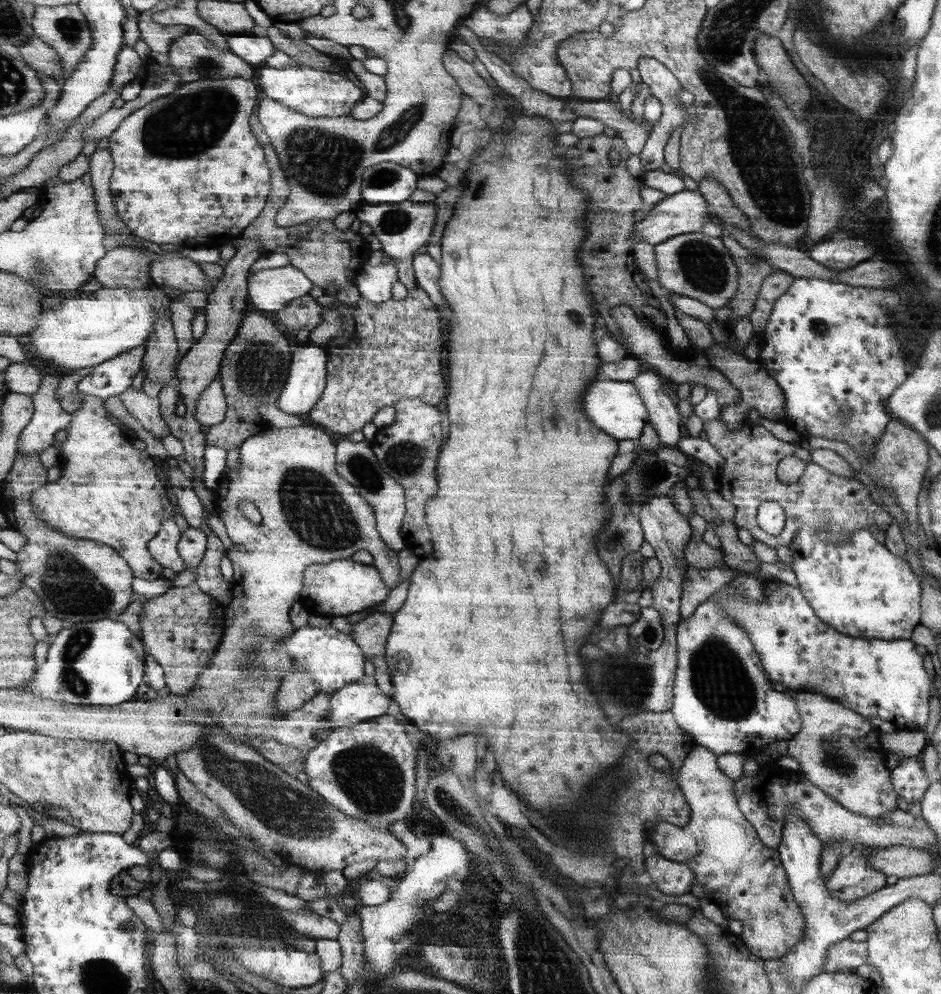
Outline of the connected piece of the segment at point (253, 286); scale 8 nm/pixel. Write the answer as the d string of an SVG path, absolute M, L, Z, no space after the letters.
M285 266L285 268L269 268L269 270L261 270L257 274L251 274L251 282L249 282L249 292L251 292L251 302L255 304L255 308L261 312L277 312L277 310L285 310L293 300L303 298L311 292L311 288L315 286L315 282L299 268L295 266Z

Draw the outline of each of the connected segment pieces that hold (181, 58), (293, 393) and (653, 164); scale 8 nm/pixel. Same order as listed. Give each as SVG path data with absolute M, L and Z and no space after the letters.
M187 34L183 38L177 38L171 48L171 74L177 74L185 84L197 82L197 80L225 80L225 78L245 78L245 80L257 80L253 64L249 64L245 58L235 54L233 50L223 50L215 46L205 34Z
M309 340L299 344L293 354L289 382L277 406L293 416L311 414L327 390L329 358L331 356L327 356L327 350L317 342Z
M643 58L643 60L639 62L639 74L641 74L643 82L653 90L653 96L655 96L655 98L661 102L661 106L663 106L663 118L661 118L657 124L653 124L651 138L649 138L649 142L647 142L645 150L643 150L643 154L639 156L639 158L641 158L641 164L645 166L645 172L651 172L651 170L659 170L659 164L661 164L663 152L665 152L665 144L669 142L671 134L673 134L677 128L685 128L689 122L695 122L695 118L687 112L687 108L685 108L685 106L681 104L681 100L679 100L679 92L685 90L685 88L683 88L683 84L677 80L675 72L667 70L657 58Z

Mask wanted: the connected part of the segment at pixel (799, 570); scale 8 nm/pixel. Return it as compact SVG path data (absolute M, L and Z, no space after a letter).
M805 524L797 532L797 538L789 544L789 550L793 554L791 570L797 578L799 592L803 592L803 596L815 610L815 616L819 616L819 620L823 620L823 624L827 624L829 628L835 628L835 632L865 640L909 640L915 626L921 624L919 576L911 572L911 564L907 564L907 560L893 556L885 548L885 544L879 544L873 538L871 532L857 530L849 536L847 542L843 540L843 544L823 542L817 538L815 530Z

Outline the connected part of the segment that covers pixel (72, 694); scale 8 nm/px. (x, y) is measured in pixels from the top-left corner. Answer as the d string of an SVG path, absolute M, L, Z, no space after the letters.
M115 616L99 622L73 624L53 638L47 662L39 666L25 692L53 702L121 706L133 702L139 686L147 684L147 656L141 636L133 636L133 632L117 622Z

